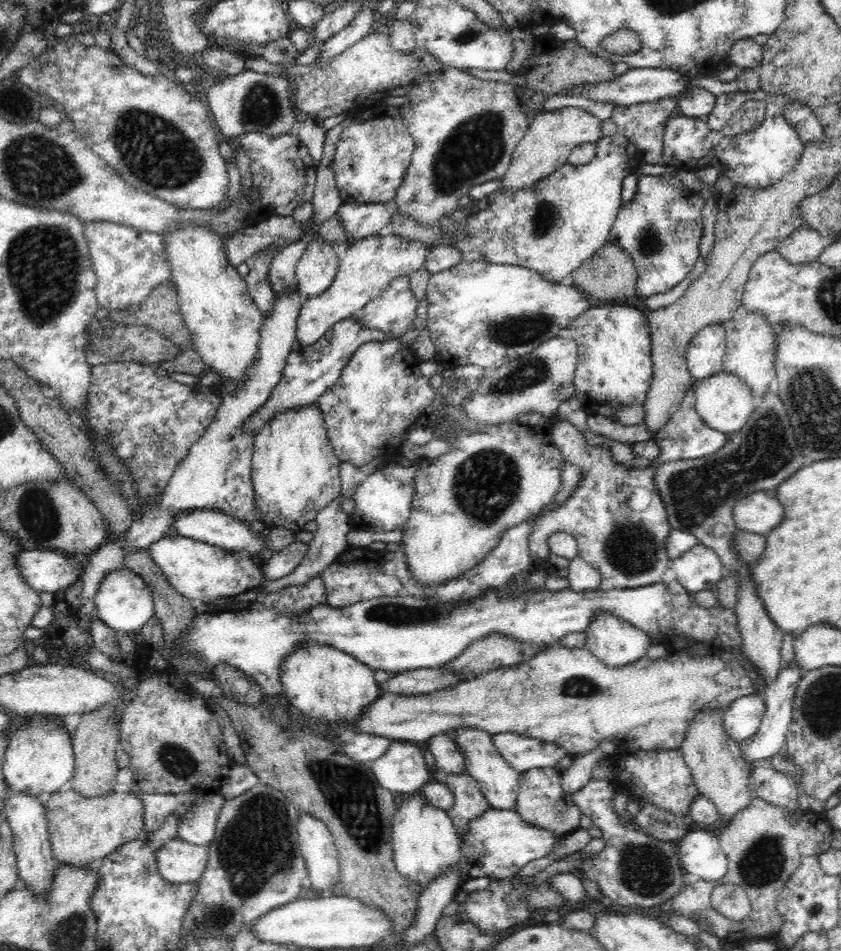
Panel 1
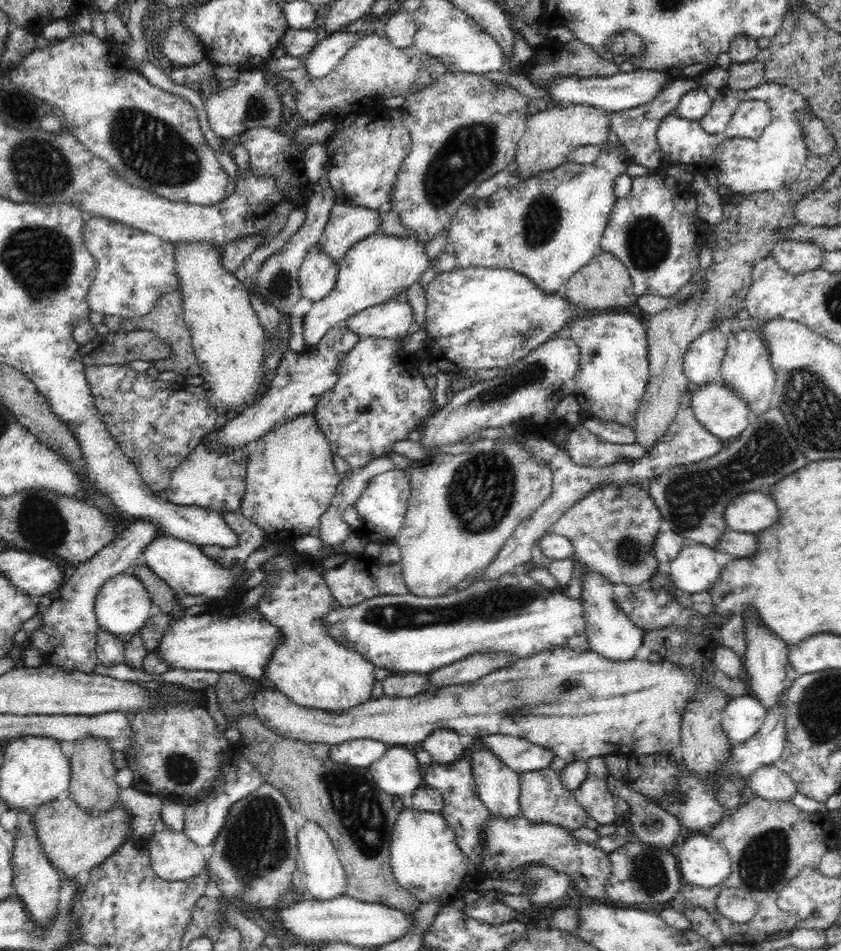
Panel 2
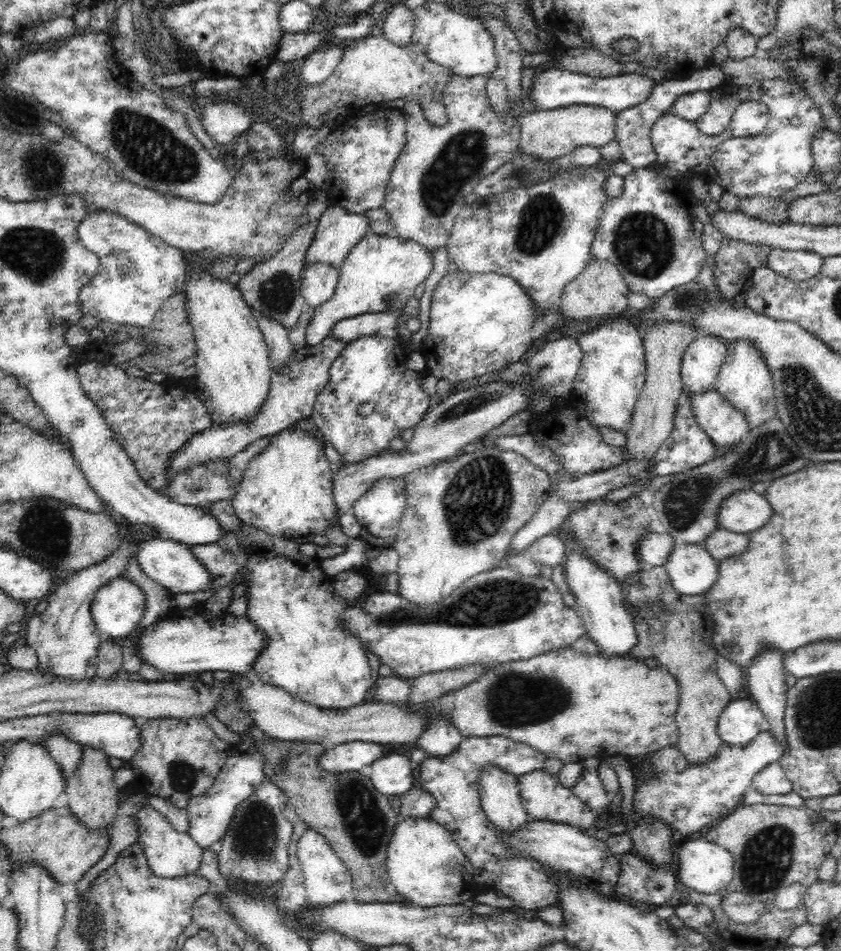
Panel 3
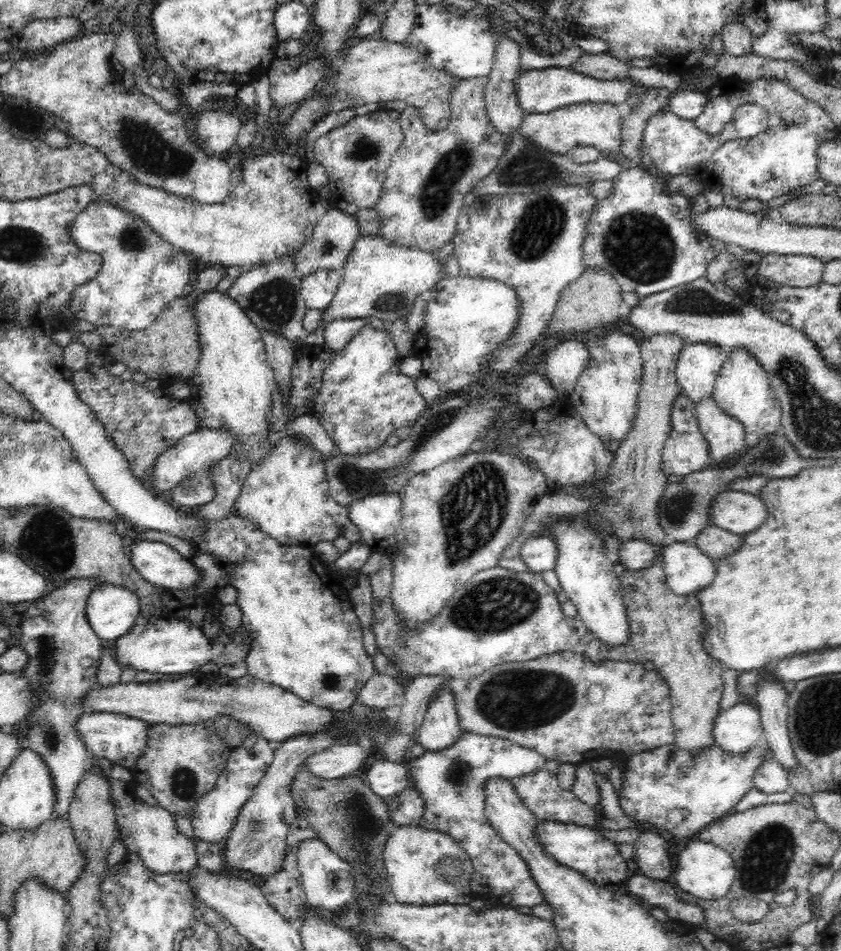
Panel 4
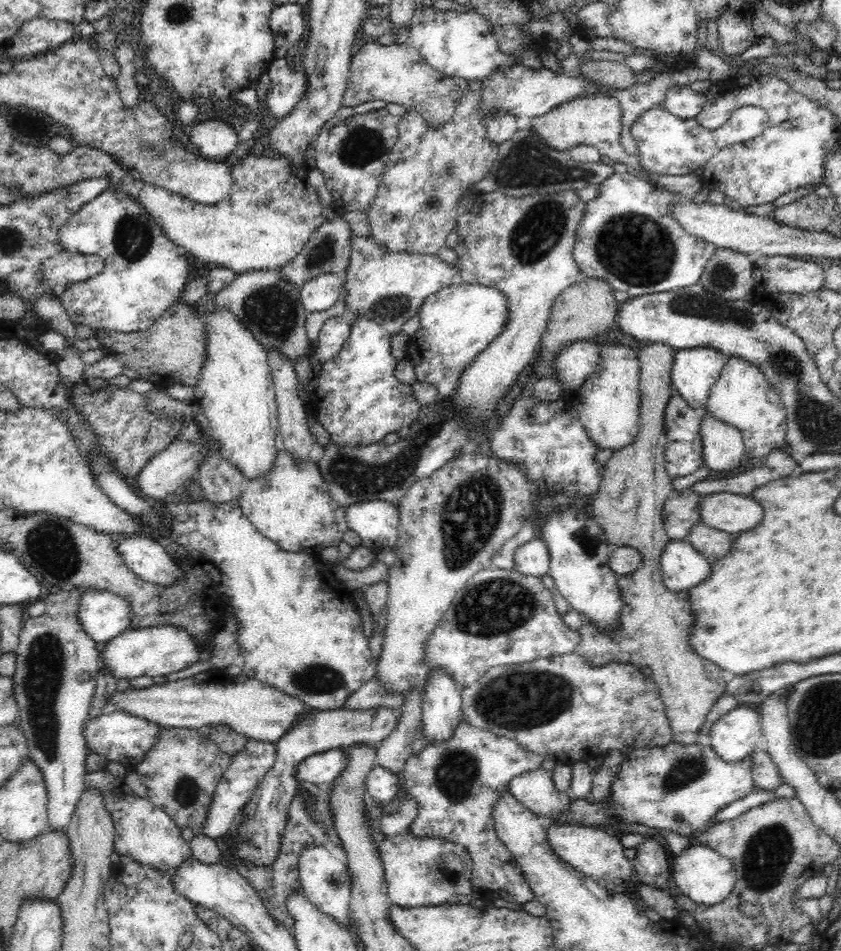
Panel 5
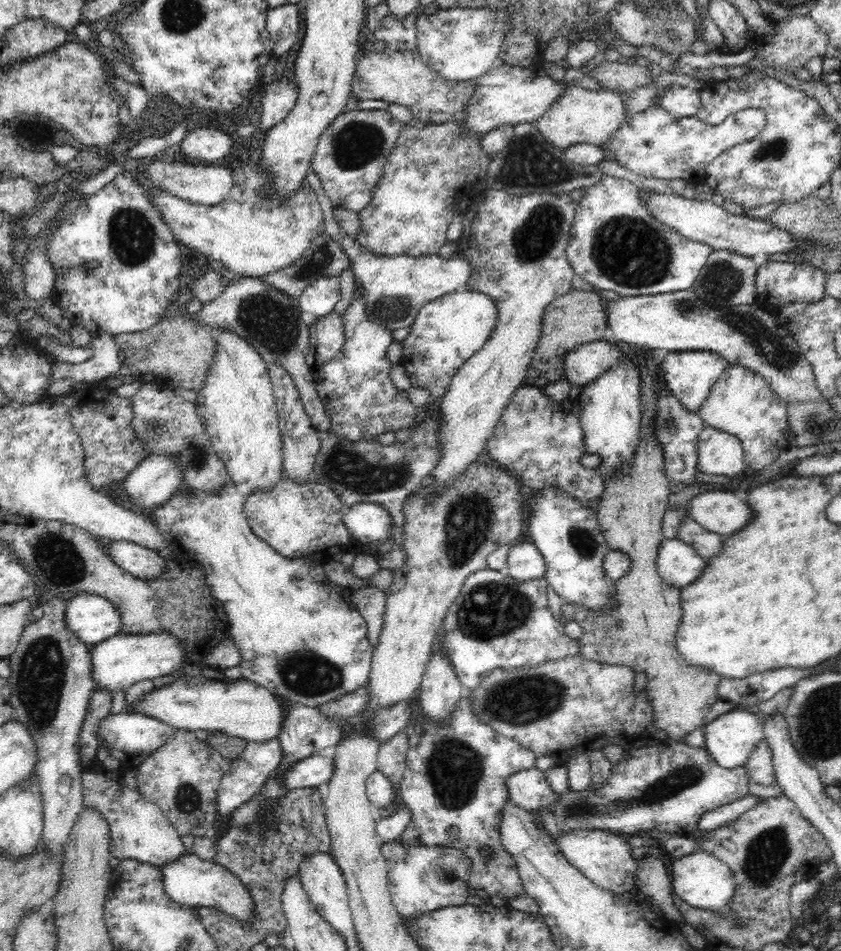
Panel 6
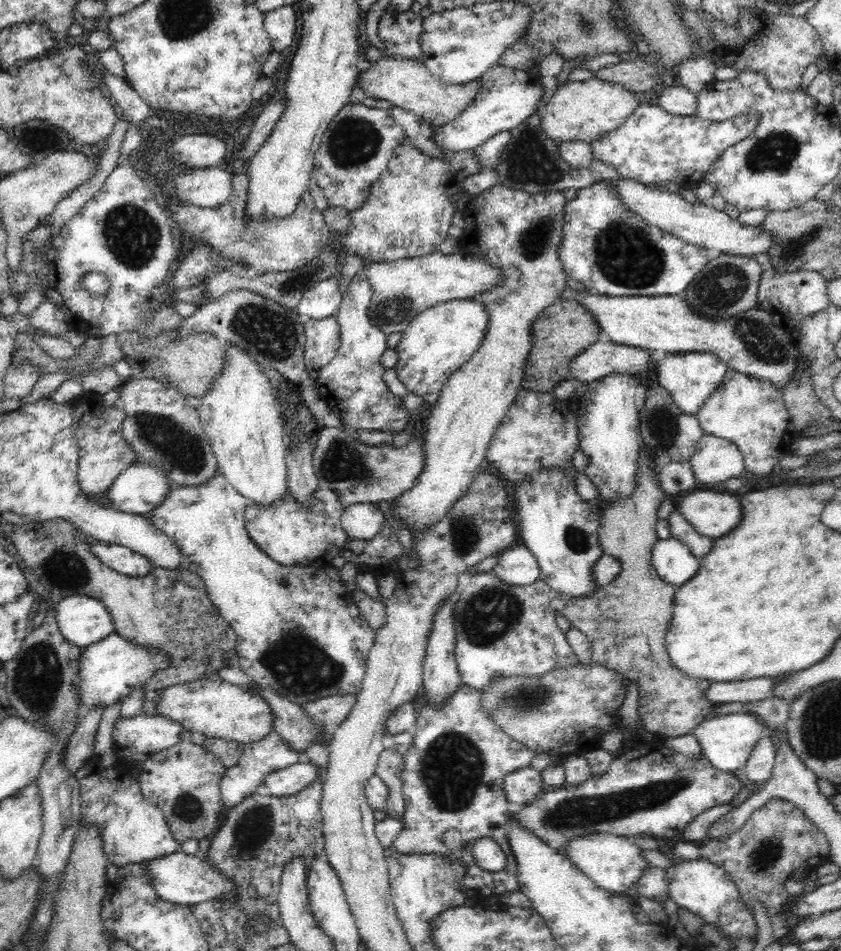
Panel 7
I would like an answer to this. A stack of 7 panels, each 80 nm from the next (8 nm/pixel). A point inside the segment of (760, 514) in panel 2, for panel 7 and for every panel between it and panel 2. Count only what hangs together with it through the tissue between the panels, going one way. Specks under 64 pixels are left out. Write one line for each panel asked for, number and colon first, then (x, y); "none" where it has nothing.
3: (744, 512)
4: (740, 513)
5: (731, 513)
6: (721, 512)
7: (712, 514)

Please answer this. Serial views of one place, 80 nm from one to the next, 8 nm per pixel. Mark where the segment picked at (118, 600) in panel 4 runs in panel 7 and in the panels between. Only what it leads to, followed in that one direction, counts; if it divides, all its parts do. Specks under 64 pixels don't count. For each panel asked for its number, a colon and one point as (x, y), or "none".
5: (104, 615)
6: (91, 618)
7: (82, 620)

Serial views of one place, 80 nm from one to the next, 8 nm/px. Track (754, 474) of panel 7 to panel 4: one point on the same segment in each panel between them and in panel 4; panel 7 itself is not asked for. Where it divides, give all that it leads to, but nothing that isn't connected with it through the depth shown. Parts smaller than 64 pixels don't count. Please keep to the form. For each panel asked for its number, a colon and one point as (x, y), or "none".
4: (742, 391)
5: (742, 398)
6: (742, 404)

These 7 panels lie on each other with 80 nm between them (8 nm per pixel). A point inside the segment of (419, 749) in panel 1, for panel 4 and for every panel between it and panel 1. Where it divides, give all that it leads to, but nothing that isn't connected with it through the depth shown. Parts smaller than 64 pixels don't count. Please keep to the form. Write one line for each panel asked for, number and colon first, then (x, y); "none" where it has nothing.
2: (397, 771)
3: (392, 774)
4: (386, 778)

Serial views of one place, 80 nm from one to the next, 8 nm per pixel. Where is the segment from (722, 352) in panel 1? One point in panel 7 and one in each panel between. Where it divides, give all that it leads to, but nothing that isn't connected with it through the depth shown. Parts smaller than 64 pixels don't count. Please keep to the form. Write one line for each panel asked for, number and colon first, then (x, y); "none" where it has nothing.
2: (702, 363)
3: (702, 361)
4: (699, 364)
5: (695, 371)
6: (689, 376)
7: (690, 379)

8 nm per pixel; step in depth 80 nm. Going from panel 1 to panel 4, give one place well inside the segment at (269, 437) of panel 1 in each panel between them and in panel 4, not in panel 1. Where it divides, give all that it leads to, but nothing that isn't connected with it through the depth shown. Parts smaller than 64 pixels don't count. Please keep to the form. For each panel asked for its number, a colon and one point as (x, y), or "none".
2: (291, 480)
3: (287, 490)
4: (286, 495)

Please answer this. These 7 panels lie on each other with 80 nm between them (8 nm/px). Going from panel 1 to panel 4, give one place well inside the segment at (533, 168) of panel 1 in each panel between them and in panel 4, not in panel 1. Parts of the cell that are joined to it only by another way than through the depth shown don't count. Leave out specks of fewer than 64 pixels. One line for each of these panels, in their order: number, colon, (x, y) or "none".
2: (551, 135)
3: (548, 135)
4: (586, 124)

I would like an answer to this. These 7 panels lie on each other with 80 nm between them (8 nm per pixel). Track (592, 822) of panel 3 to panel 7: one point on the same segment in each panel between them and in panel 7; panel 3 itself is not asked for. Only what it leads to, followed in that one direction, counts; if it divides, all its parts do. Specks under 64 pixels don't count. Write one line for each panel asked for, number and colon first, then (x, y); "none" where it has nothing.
4: (540, 791)
5: (536, 790)
6: (529, 789)
7: (521, 787)

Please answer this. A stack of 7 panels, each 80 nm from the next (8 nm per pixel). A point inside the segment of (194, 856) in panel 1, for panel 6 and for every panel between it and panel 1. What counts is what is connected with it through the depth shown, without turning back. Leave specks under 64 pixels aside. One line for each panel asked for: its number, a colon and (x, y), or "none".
2: (174, 857)
3: (169, 854)
4: (150, 831)
5: (143, 831)
6: (139, 831)

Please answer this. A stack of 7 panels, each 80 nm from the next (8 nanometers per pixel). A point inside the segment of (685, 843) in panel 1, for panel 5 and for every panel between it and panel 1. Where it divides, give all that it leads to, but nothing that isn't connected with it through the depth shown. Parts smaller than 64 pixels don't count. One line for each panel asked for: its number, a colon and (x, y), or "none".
2: (703, 862)
3: (707, 868)
4: (707, 872)
5: (707, 878)

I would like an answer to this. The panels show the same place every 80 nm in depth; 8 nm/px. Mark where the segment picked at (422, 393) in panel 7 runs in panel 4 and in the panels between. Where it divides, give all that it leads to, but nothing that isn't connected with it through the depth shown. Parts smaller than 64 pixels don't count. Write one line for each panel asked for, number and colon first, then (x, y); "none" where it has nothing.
4: (466, 319)
5: (459, 321)
6: (446, 332)

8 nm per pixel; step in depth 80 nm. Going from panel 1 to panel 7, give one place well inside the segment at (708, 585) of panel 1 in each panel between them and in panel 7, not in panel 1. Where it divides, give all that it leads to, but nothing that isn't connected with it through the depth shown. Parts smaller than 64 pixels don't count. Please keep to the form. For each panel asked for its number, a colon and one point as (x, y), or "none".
2: (694, 569)
3: (692, 570)
4: (687, 569)
5: (683, 567)
6: (679, 565)
7: (673, 561)

